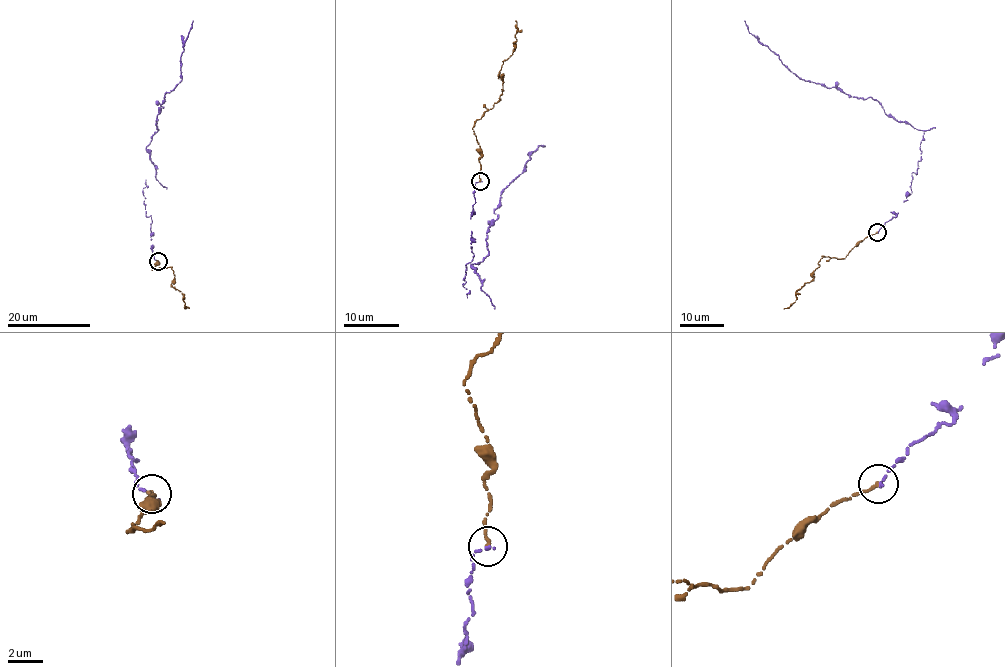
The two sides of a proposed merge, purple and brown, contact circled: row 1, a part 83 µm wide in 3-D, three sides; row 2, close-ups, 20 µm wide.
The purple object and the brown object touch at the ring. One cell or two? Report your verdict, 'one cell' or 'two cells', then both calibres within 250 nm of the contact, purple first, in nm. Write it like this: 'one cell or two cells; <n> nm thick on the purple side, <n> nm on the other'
one cell; 180 nm thick on the purple side, 220 nm on the other

